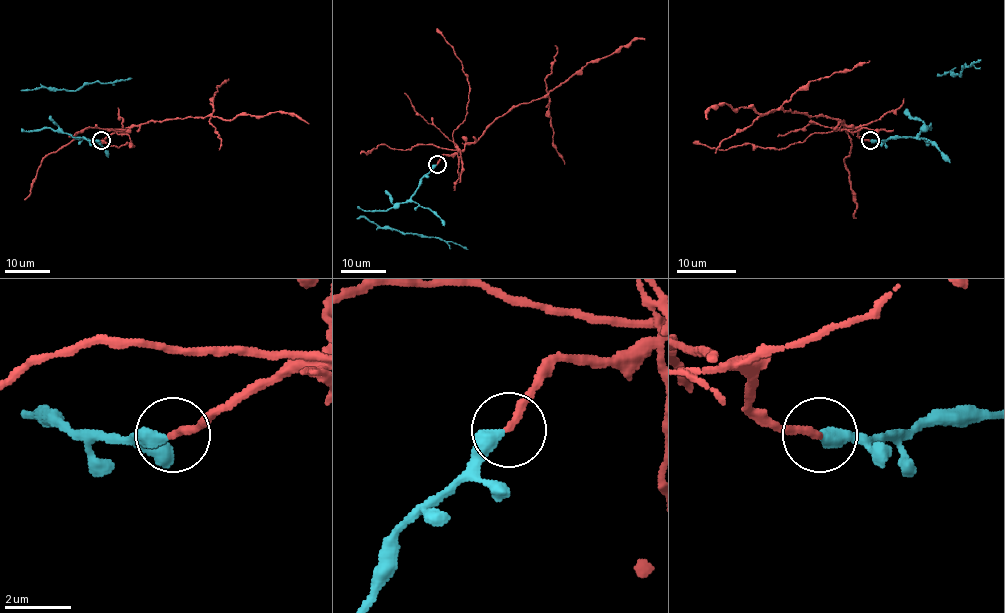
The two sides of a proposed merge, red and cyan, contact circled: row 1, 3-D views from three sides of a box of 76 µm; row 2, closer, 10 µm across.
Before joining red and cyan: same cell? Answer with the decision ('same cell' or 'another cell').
another cell

